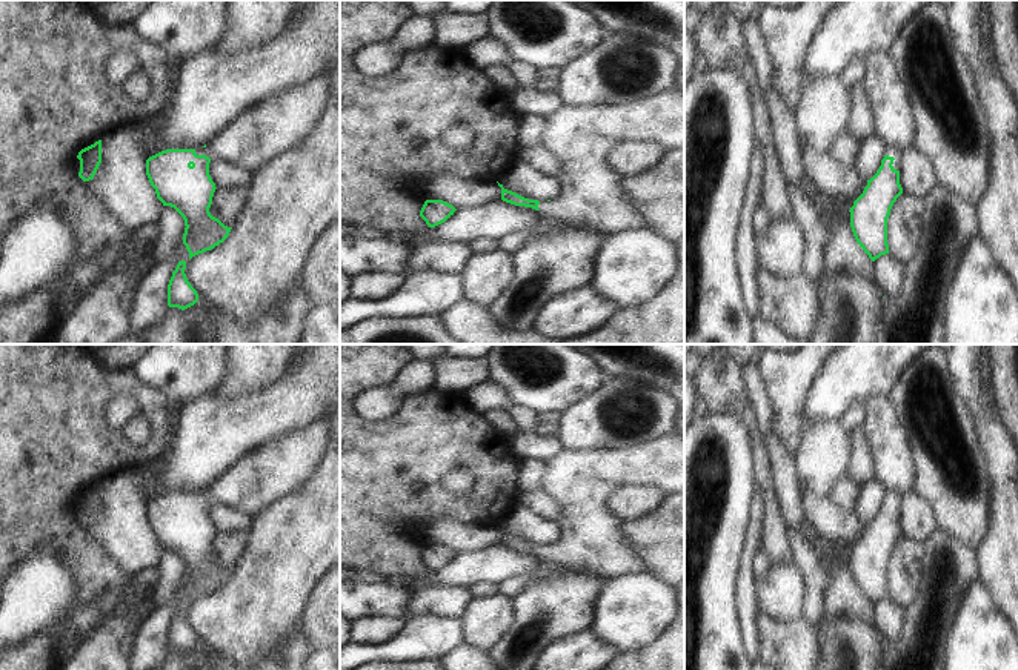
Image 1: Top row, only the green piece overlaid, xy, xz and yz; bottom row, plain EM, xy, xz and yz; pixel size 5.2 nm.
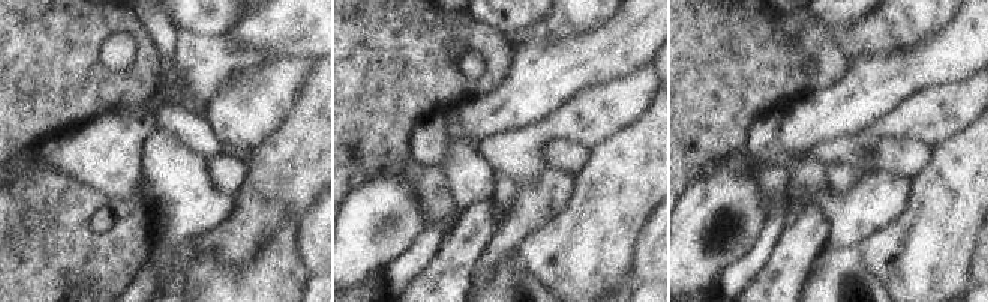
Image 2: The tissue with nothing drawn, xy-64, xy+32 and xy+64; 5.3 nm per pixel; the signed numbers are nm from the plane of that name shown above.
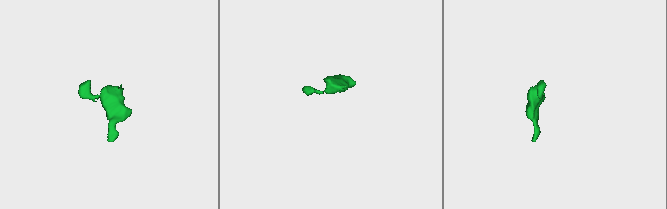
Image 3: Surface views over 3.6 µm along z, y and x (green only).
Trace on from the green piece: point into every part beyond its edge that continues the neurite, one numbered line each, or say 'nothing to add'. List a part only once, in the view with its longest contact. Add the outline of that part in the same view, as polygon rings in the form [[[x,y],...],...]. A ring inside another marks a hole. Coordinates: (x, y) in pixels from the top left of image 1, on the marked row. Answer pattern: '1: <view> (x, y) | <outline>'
1: yz (892, 152) | [[[887,148],[884,155],[893,157],[893,169],[900,171],[900,158],[901,158],[901,152],[898,149],[893,148]]]

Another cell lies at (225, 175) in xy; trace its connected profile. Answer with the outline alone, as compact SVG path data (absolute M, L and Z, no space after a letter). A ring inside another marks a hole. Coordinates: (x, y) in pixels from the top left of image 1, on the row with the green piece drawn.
M211 161L209 175L217 189L241 189L248 191L252 181L254 172L231 164L228 161Z

